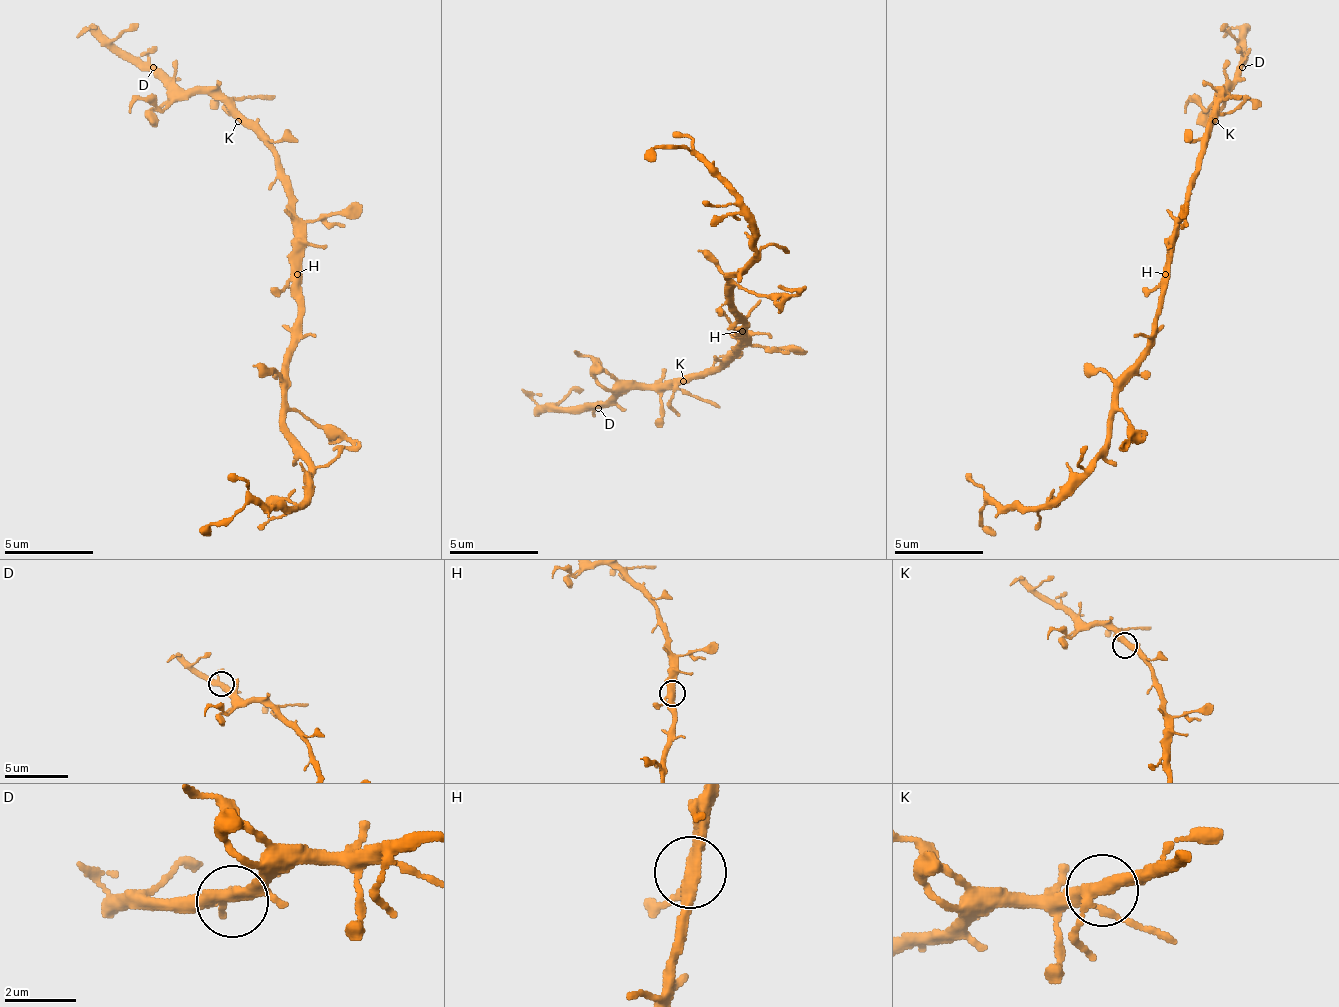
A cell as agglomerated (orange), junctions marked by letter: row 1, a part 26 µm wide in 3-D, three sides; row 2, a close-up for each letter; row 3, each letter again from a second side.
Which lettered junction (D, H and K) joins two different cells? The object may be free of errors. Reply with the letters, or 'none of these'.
none of these

